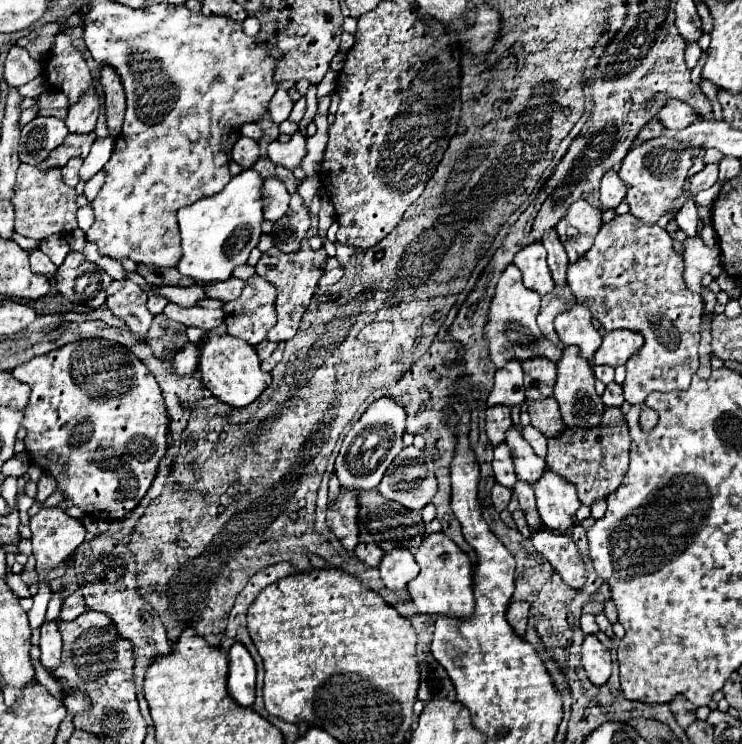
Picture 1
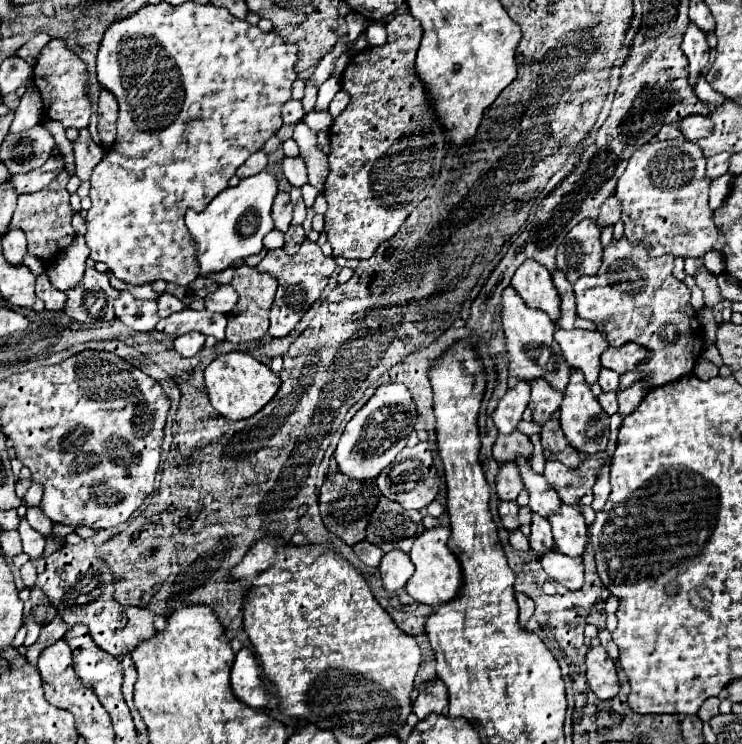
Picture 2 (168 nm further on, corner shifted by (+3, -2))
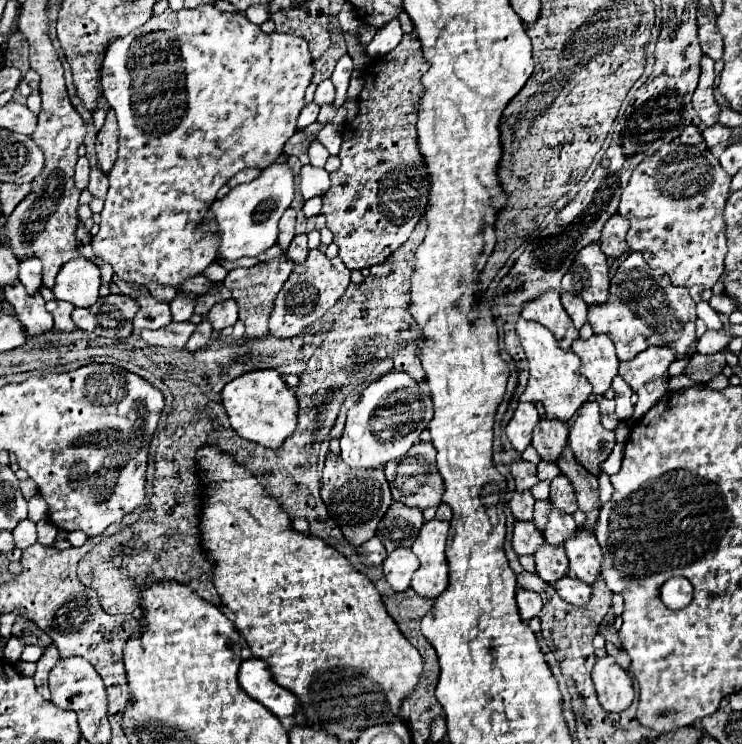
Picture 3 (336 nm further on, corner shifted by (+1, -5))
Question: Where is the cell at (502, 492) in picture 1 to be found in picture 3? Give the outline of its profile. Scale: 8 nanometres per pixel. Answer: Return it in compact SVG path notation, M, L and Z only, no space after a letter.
M516 520L514 524L514 534L512 534L512 548L518 554L532 554L534 548L538 544L542 544L544 538L542 534L536 530L536 526L532 522L524 522L524 520Z

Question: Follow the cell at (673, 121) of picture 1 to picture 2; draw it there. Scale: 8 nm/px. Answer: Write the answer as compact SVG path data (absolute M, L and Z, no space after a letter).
M692 115L692 117L686 117L678 123L678 127L682 129L684 137L688 141L698 141L702 137L708 137L712 135L712 121L710 117L702 117L702 115Z

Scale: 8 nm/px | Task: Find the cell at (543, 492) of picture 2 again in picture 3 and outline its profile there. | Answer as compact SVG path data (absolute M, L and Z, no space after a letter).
M550 504L548 524L546 524L546 530L544 530L544 540L548 544L562 544L566 540L566 536L570 536L576 528L578 526L576 526L576 522L570 514L564 514L554 504Z

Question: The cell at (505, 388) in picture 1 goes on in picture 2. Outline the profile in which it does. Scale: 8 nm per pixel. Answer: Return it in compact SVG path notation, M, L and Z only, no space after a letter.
M520 381L514 389L506 391L496 411L492 413L492 419L500 433L516 431L518 423L522 421L522 413L528 407L528 401L530 401L530 385L526 381Z

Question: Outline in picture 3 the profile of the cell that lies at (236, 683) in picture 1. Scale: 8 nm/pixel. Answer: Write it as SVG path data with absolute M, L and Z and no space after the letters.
M248 658L242 662L238 682L250 698L264 704L278 718L292 716L298 706L296 696L290 690L278 686L268 672L268 666L258 658Z

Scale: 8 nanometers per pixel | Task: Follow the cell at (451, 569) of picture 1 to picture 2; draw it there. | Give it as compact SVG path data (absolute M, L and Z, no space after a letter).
M436 525L432 529L426 529L414 541L414 545L410 549L410 559L412 559L414 567L416 567L416 571L408 579L406 591L418 603L426 603L430 607L438 607L442 603L452 601L458 595L458 589L462 587L462 569L460 569L458 559L452 555L452 551L446 545L448 537L450 537L450 527Z

